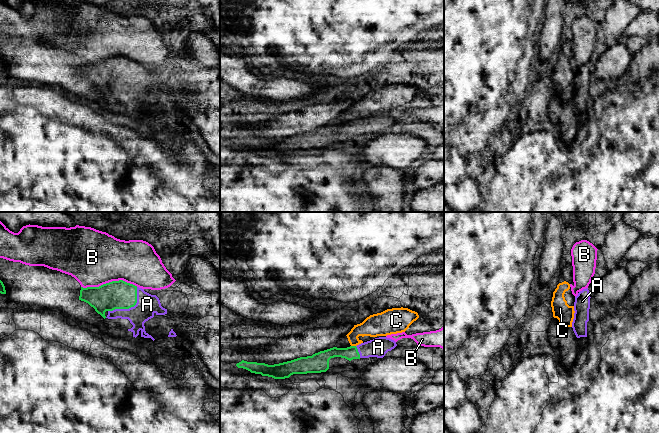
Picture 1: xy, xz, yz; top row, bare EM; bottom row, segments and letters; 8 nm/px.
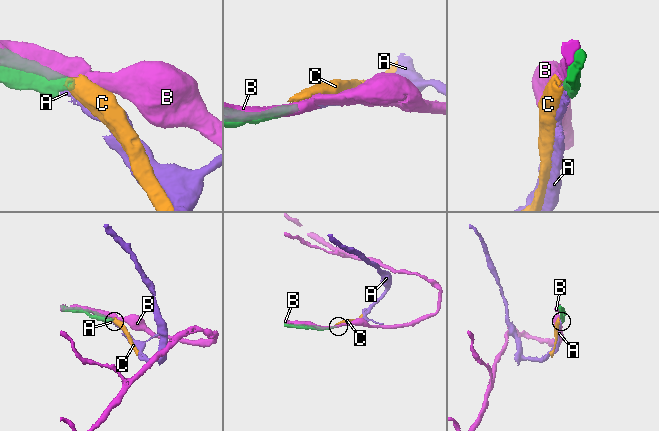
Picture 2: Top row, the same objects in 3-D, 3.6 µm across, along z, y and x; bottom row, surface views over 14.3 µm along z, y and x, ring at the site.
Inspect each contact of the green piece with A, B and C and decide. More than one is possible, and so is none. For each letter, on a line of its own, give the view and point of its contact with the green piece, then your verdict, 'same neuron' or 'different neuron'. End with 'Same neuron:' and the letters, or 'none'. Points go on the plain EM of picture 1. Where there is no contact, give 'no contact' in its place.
A: contact xy (130, 83); same neuron
B: contact xy (109, 58); different neuron
C: contact xz (353, 122); different neuron
Same neuron: A

